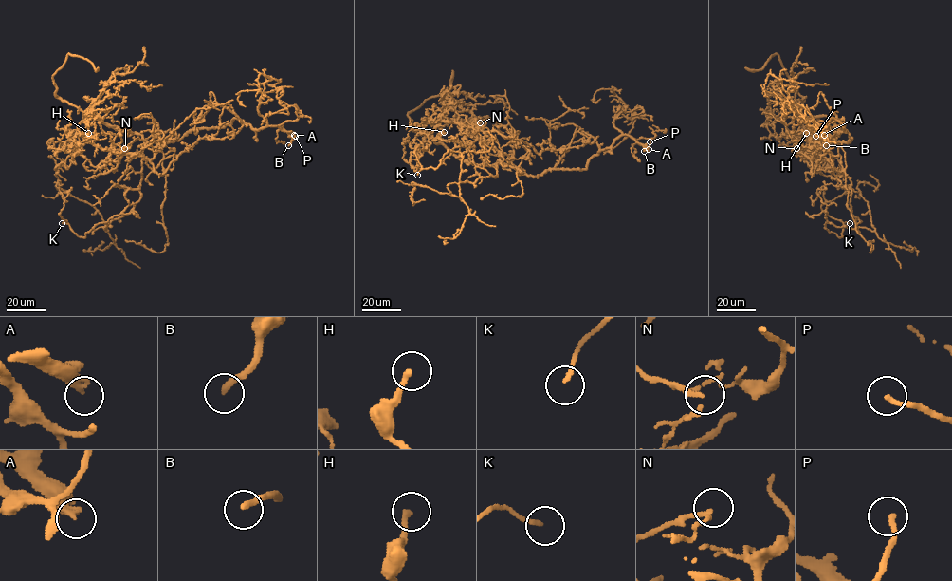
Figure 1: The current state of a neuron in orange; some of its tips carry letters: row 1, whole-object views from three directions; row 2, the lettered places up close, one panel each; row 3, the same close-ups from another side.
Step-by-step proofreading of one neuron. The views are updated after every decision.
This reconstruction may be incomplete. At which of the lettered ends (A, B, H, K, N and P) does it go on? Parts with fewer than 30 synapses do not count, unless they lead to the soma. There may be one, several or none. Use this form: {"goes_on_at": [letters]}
{"goes_on_at": ["A", "B", "P"]}

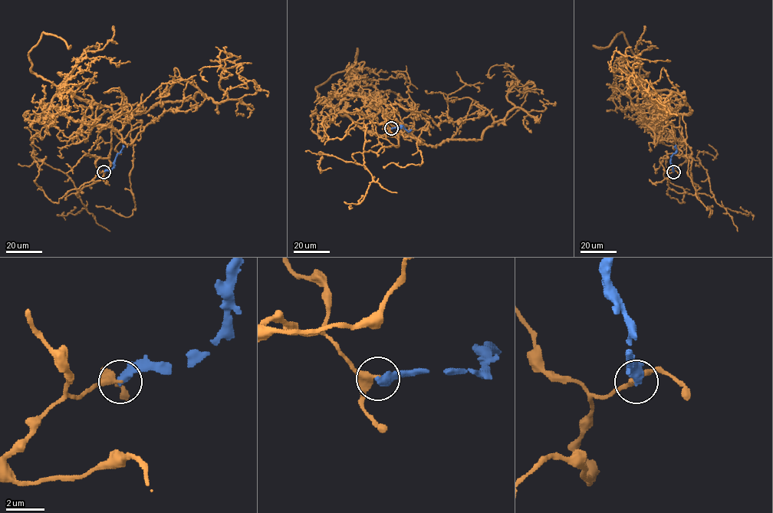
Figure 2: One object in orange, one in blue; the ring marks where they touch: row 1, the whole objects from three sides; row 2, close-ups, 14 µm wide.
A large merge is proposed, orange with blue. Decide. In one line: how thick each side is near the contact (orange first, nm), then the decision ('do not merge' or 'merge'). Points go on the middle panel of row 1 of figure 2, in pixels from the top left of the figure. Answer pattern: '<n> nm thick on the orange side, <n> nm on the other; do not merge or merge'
300 nm thick on the orange side, 440 nm on the other; do not merge

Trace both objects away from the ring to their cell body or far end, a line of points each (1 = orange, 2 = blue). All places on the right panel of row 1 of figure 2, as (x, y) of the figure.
1: (672, 172), (668, 186), (695, 195), (684, 98), (658, 103), (615, 50), (619, 81)
2: (673, 172), (671, 156), (676, 150), (675, 145)

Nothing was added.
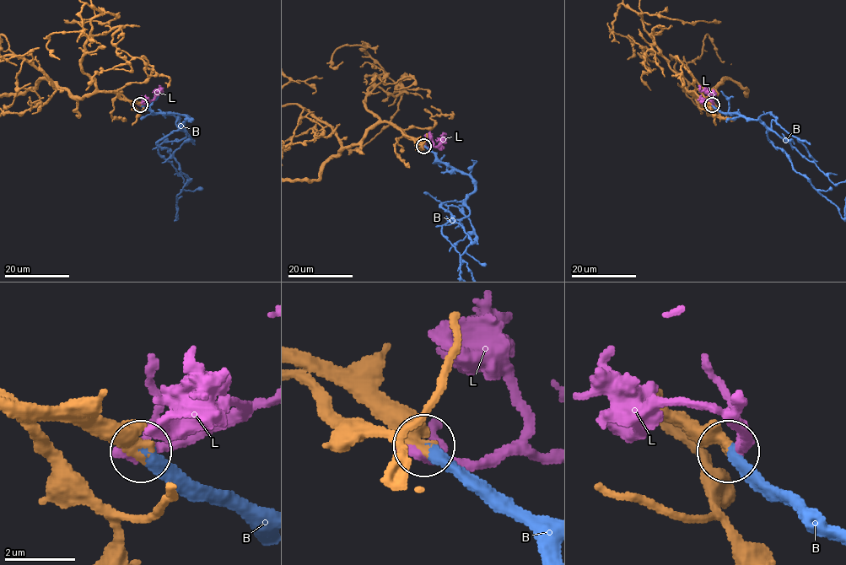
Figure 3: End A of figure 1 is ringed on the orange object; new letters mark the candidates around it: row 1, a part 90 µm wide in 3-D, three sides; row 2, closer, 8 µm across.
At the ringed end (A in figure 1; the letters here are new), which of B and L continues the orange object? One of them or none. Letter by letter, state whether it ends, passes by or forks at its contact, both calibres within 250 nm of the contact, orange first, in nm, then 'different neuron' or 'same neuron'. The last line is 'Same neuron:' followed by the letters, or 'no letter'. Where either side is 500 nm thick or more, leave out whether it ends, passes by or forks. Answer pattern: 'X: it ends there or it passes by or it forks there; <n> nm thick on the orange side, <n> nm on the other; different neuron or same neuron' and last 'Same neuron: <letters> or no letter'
B: 500 nm thick on the orange side, 360 nm on the other; same neuron
L: 550 nm thick on the orange side, 320 nm on the other; different neuron
Same neuron: B

